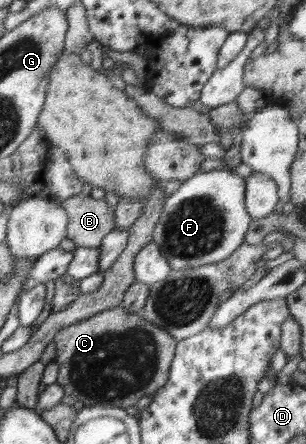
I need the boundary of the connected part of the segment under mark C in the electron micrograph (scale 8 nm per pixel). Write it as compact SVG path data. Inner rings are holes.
M121 306L100 311L88 319L61 329L52 341L56 346L54 361L59 365L56 383L68 395L74 395L76 401L82 401L84 407L99 403L122 408L135 406L141 397L153 395L168 381L169 367L178 343L169 333L147 320L142 313L126 312Z

